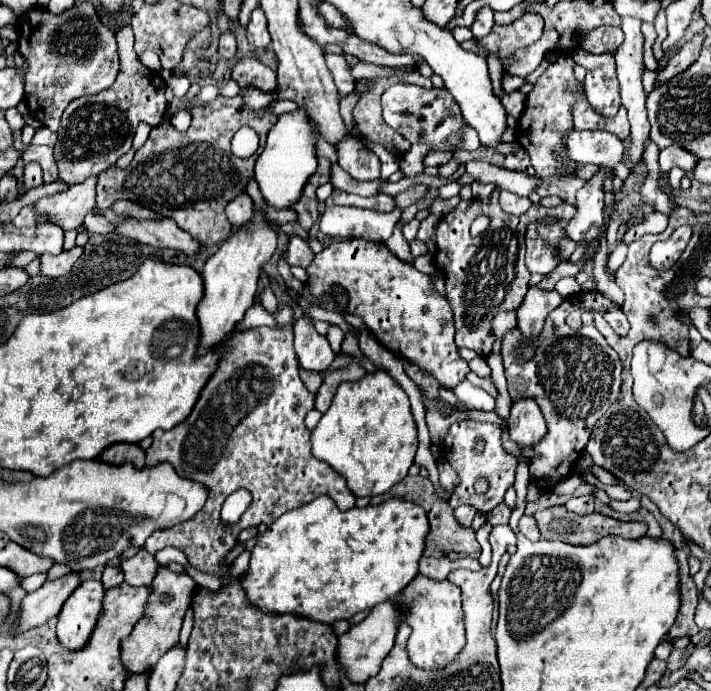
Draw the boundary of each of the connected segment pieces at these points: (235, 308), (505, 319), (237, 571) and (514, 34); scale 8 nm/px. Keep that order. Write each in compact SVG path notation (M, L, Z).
M253 209L253 219L247 225L241 225L227 241L221 243L217 253L213 253L203 269L203 283L205 283L205 295L203 301L197 307L197 317L201 323L201 349L207 351L213 345L219 345L225 341L225 337L231 333L231 329L243 319L245 311L255 301L257 281L263 265L271 259L271 255L277 249L279 233L277 225L267 219L267 213Z
M503 311L503 313L497 313L495 321L493 321L493 333L495 341L492 346L492 353L498 354L501 349L501 341L503 341L503 335L511 329L515 329L517 321L515 321L515 311Z
M245 549L245 551L243 551L243 553L233 561L233 567L235 567L235 569L231 571L233 577L235 577L235 575L241 575L241 573L247 571L247 567L249 567L249 559L251 559L251 551Z
M525 15L511 25L495 25L487 37L475 39L483 49L487 49L487 57L497 55L501 65L511 61L517 49L533 45L543 33L543 19L539 15Z

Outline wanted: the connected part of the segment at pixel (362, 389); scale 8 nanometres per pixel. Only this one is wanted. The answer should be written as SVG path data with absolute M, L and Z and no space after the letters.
M383 369L359 381L341 383L331 407L311 431L311 445L313 457L329 463L343 475L347 487L357 497L383 495L407 475L417 451L417 423L409 407L409 397Z

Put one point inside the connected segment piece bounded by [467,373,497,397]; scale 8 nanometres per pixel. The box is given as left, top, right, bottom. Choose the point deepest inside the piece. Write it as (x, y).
(475, 379)

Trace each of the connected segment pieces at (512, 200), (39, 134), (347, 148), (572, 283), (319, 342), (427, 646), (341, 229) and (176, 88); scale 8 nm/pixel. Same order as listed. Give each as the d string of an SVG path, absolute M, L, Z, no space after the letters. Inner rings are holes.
M501 191L499 203L501 203L501 209L503 209L505 213L515 215L515 217L523 215L523 213L531 207L531 201L529 201L527 197L519 197L519 195L509 193L509 191Z
M41 127L41 129L35 131L35 135L33 135L33 139L31 139L31 144L49 145L49 147L53 147L55 141L57 141L57 135L55 135L53 131L49 131L47 127Z
M347 135L339 141L339 165L357 181L379 179L381 161L357 137Z
M565 277L565 279L557 281L555 291L561 293L561 297L575 297L581 293L581 285L575 281L575 277Z
M303 313L295 321L295 351L303 369L325 371L335 359L335 353L329 347L325 335L313 329L315 319L309 313Z
M417 575L397 601L405 609L407 625L413 629L407 641L407 653L411 663L419 669L443 669L445 665L449 665L465 645L459 587L449 581L431 581L423 575Z
M327 207L319 219L319 227L329 237L367 239L383 243L393 235L395 223L401 219L402 208L379 213L359 207Z
M180 76L180 77L171 77L168 79L168 81L173 81L174 79L174 85L170 84L170 87L172 88L175 97L182 98L186 95L188 90L190 89L192 83L186 76Z

